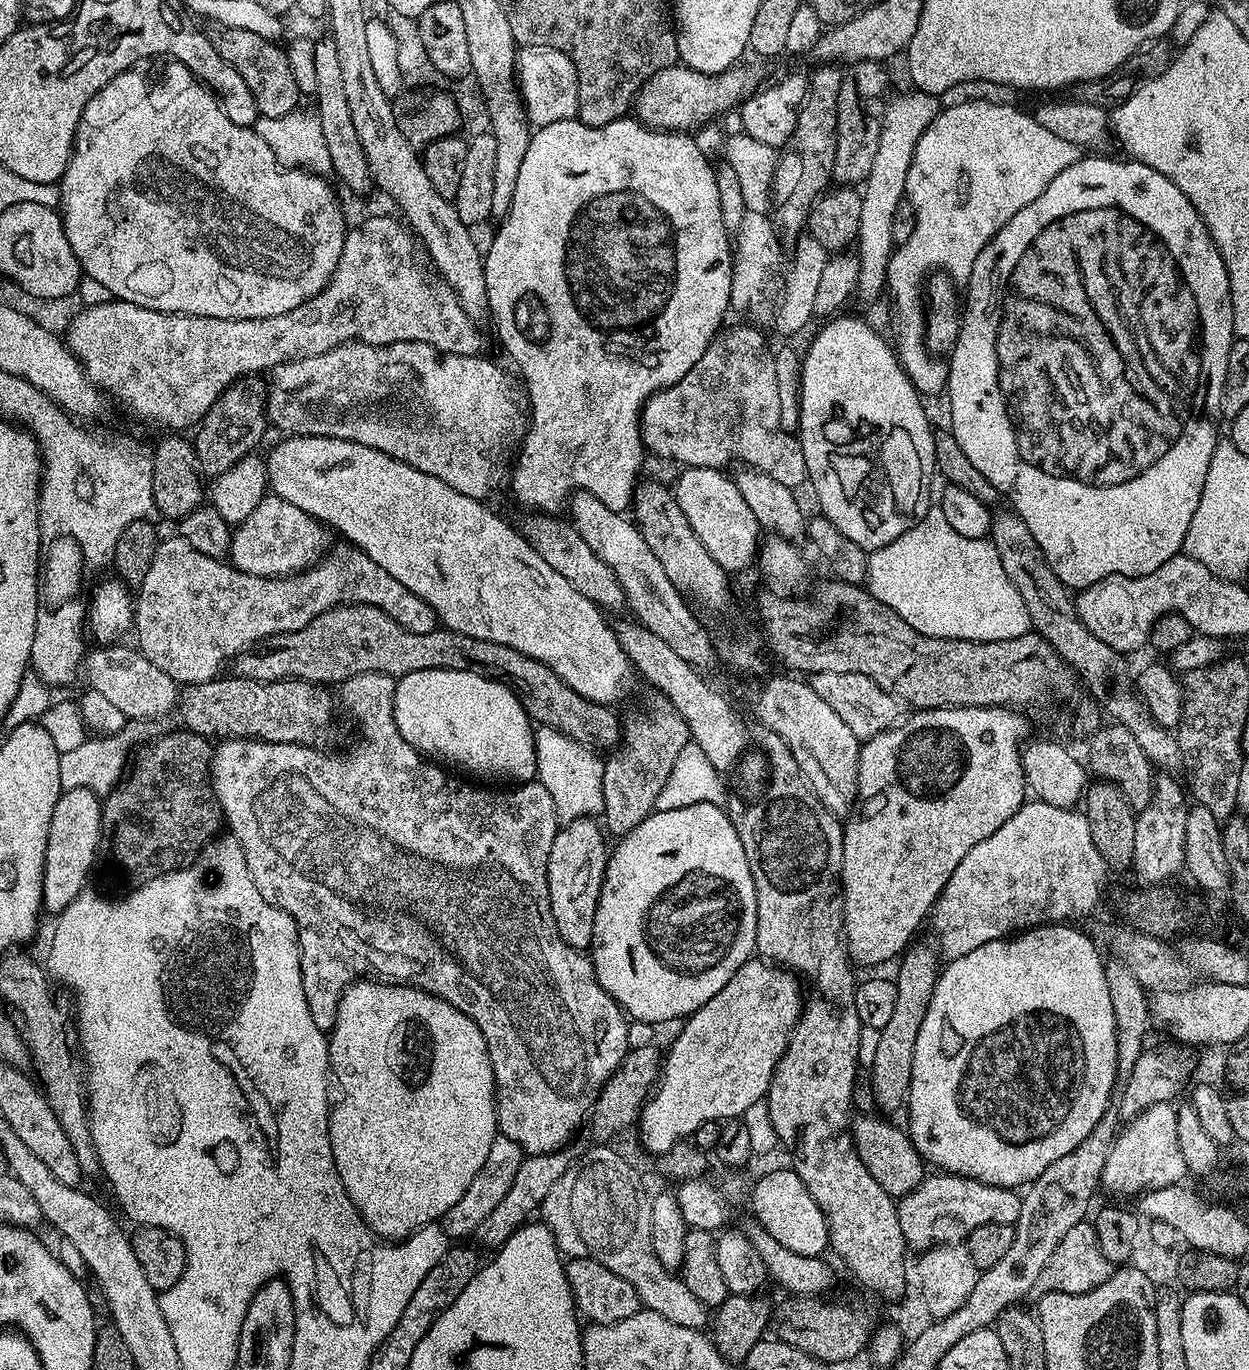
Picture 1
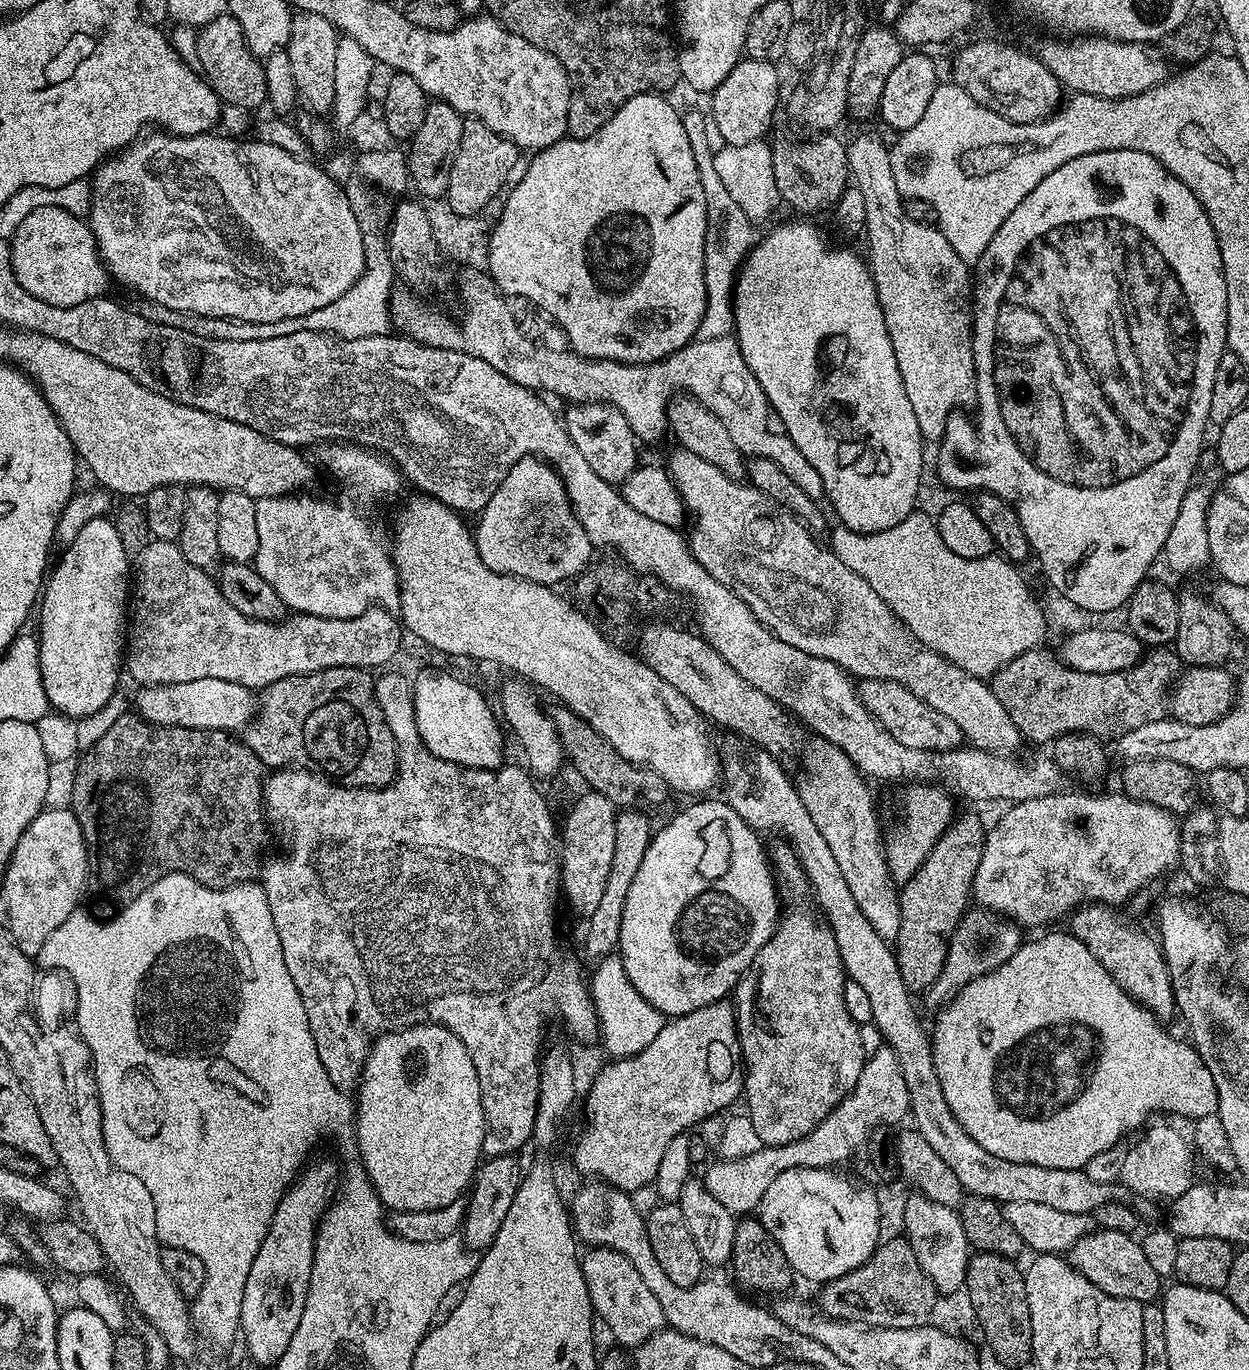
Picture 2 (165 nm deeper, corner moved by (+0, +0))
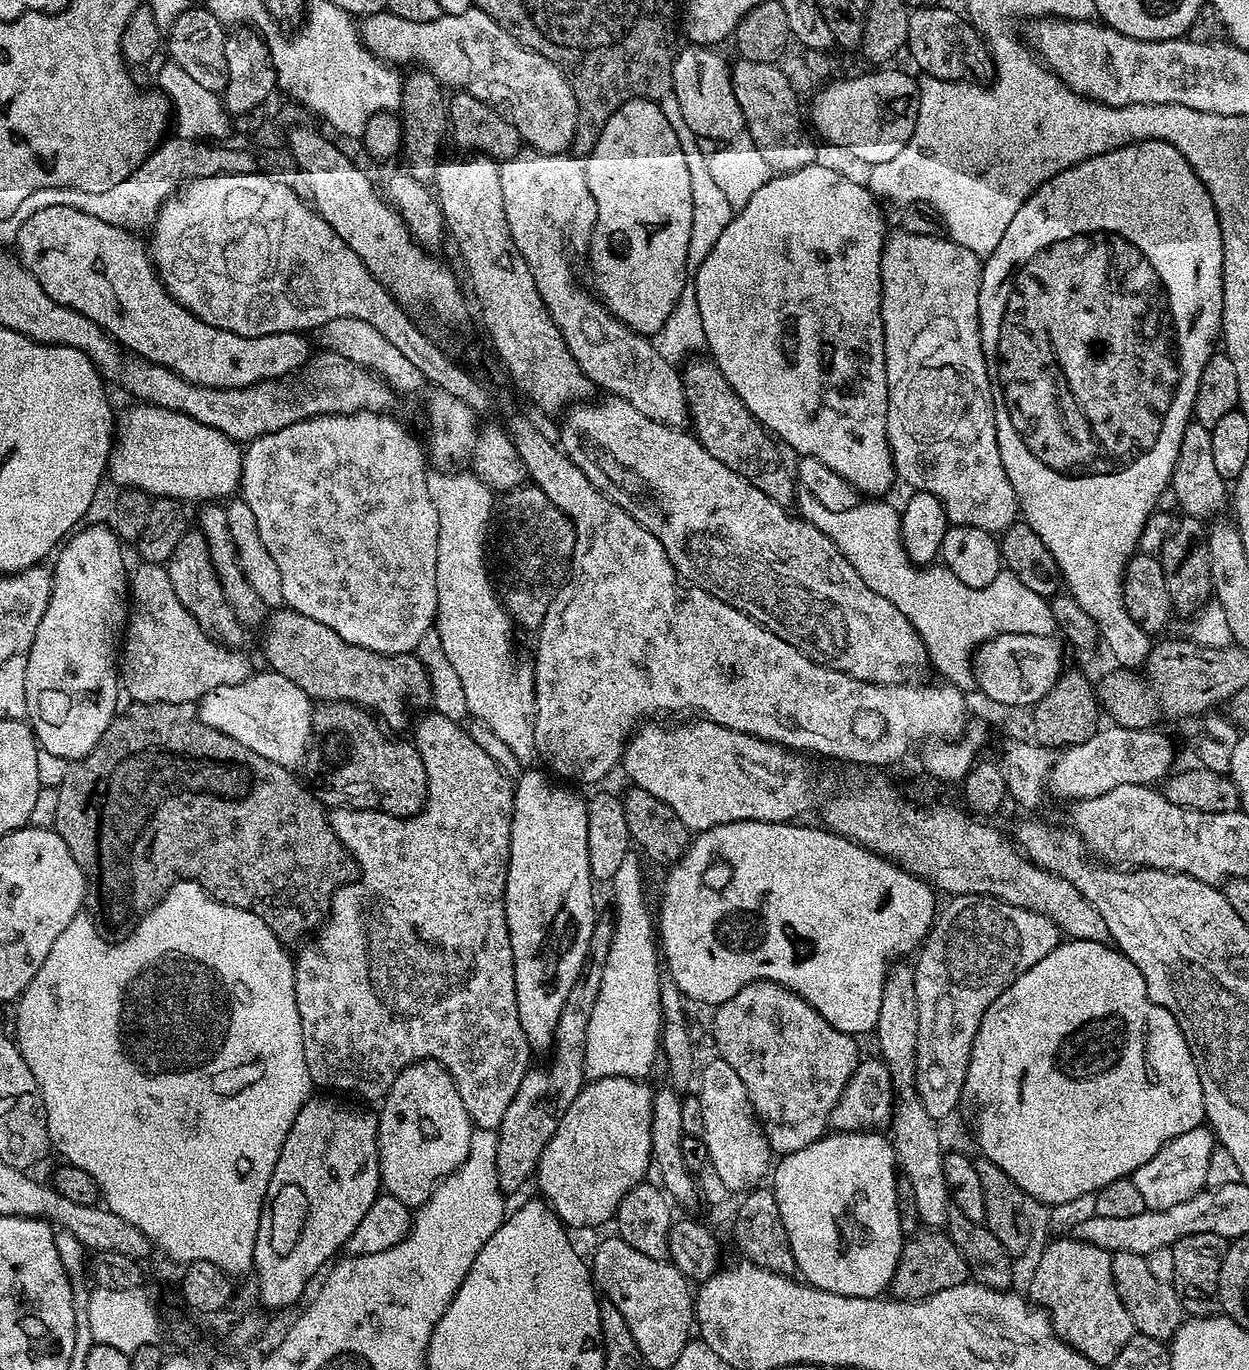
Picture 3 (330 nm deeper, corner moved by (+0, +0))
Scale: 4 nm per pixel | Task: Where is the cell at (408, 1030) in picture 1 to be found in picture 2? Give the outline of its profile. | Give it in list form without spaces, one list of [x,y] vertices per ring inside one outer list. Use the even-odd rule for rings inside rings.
[[[415,1024],[409,1028],[400,1028],[397,1032],[385,1032],[384,1035],[373,1040],[372,1048],[364,1060],[364,1073],[360,1075],[358,1091],[354,1096],[354,1141],[356,1140],[355,1147],[358,1149],[360,1163],[364,1166],[364,1174],[385,1209],[392,1212],[438,1210],[450,1206],[450,1202],[461,1199],[469,1191],[476,1169],[482,1163],[483,1137],[484,1111],[482,1090],[478,1086],[478,1070],[474,1070],[474,1058],[470,1058],[470,1050],[462,1046],[458,1034],[446,1030],[441,1024]]]

